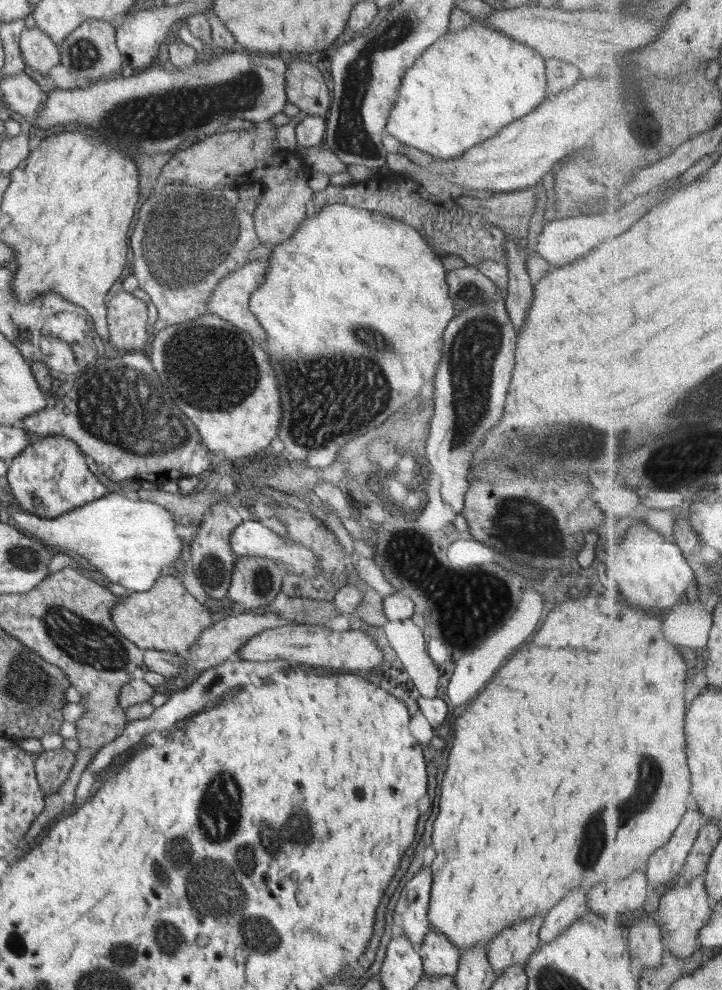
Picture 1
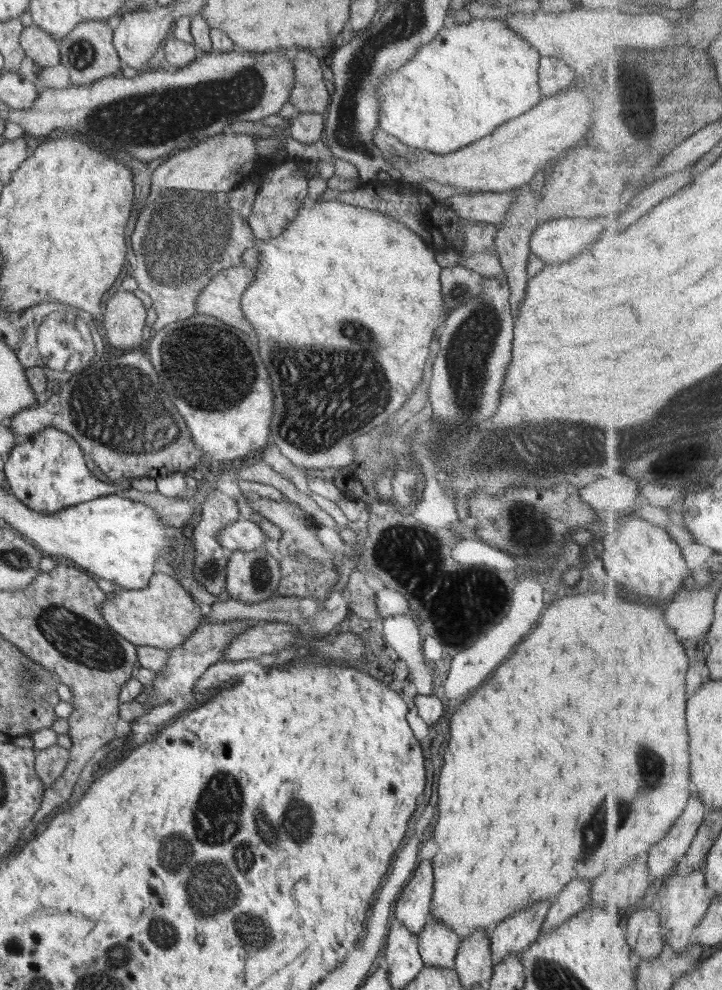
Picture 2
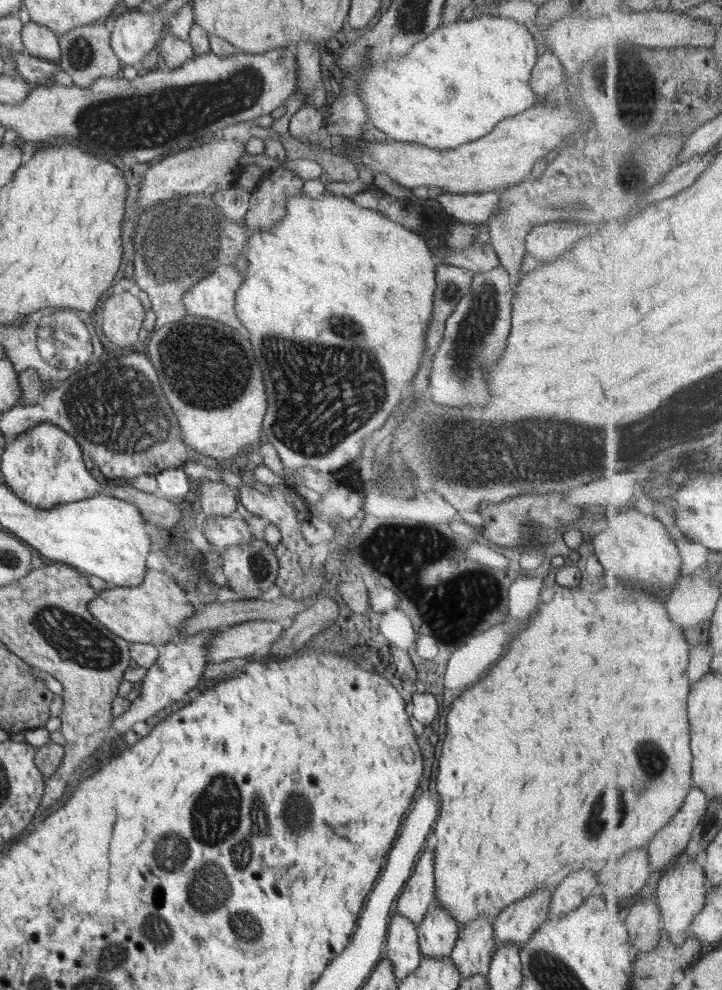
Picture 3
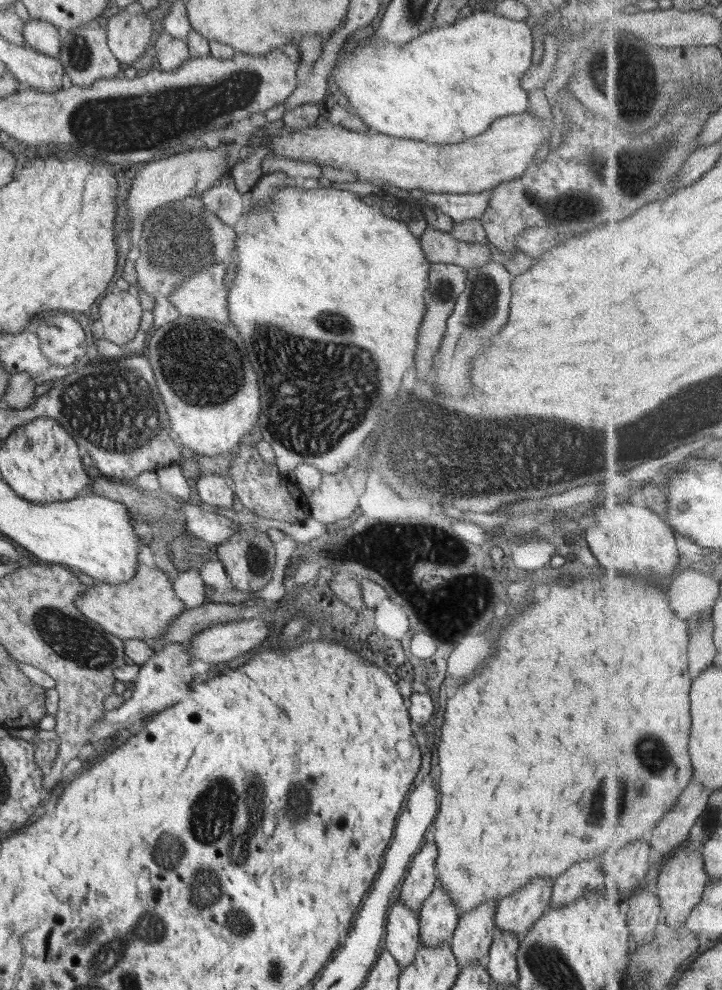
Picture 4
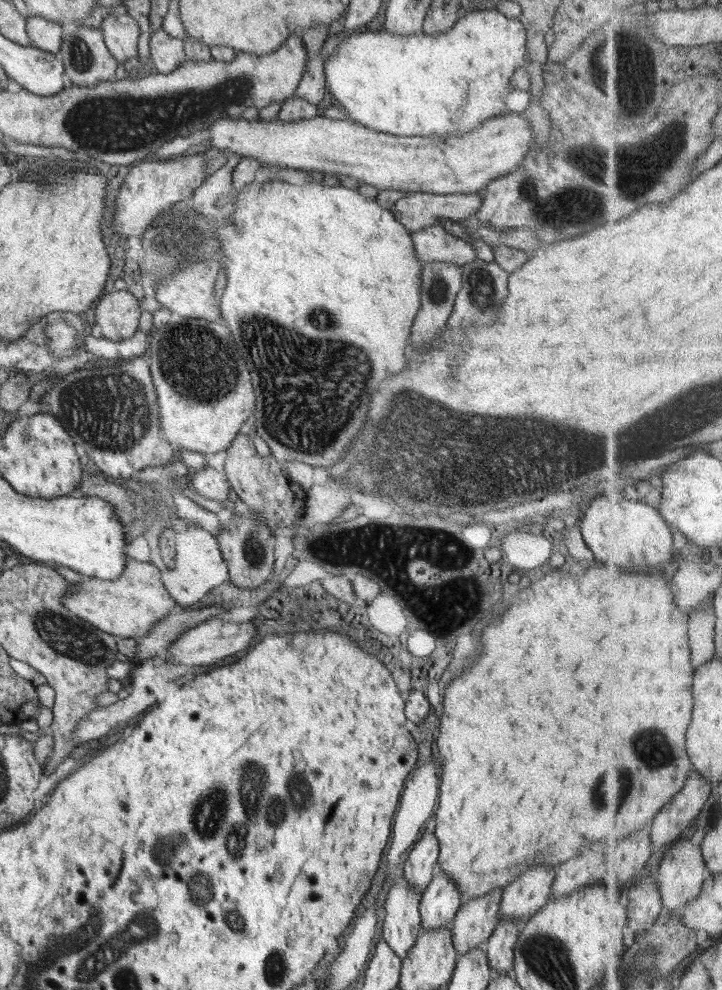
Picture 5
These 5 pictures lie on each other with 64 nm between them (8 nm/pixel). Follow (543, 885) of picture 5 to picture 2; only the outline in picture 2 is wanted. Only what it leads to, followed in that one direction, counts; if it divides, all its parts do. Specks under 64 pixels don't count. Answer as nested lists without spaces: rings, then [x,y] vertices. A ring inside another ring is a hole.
[[[542,900],[524,912],[508,915],[490,932],[492,964],[500,963],[508,954],[521,957],[528,945],[538,939],[550,908],[550,901]]]

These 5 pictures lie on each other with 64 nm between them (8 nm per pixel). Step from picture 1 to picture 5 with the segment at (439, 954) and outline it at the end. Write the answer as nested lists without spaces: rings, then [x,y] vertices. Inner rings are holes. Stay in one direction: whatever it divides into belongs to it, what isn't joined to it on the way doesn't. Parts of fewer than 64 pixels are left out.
[[[438,865],[433,876],[419,902],[423,929],[447,928],[452,925],[461,905],[458,885],[450,881],[450,877]]]

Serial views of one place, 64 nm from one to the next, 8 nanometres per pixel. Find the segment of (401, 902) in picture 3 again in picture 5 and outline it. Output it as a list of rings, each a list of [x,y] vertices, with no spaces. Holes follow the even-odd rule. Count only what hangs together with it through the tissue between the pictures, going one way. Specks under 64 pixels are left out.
[[[422,832],[420,839],[408,853],[404,862],[404,879],[420,893],[426,891],[428,883],[432,881],[439,858],[439,844],[436,835],[432,832]]]

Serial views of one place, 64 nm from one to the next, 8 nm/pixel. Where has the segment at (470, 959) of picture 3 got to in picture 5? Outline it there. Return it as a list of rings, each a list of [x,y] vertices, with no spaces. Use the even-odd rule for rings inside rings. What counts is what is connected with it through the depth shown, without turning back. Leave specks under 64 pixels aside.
[[[494,887],[484,895],[461,903],[452,924],[452,944],[458,956],[476,947],[482,949],[488,942],[499,921],[502,894],[500,887]]]

